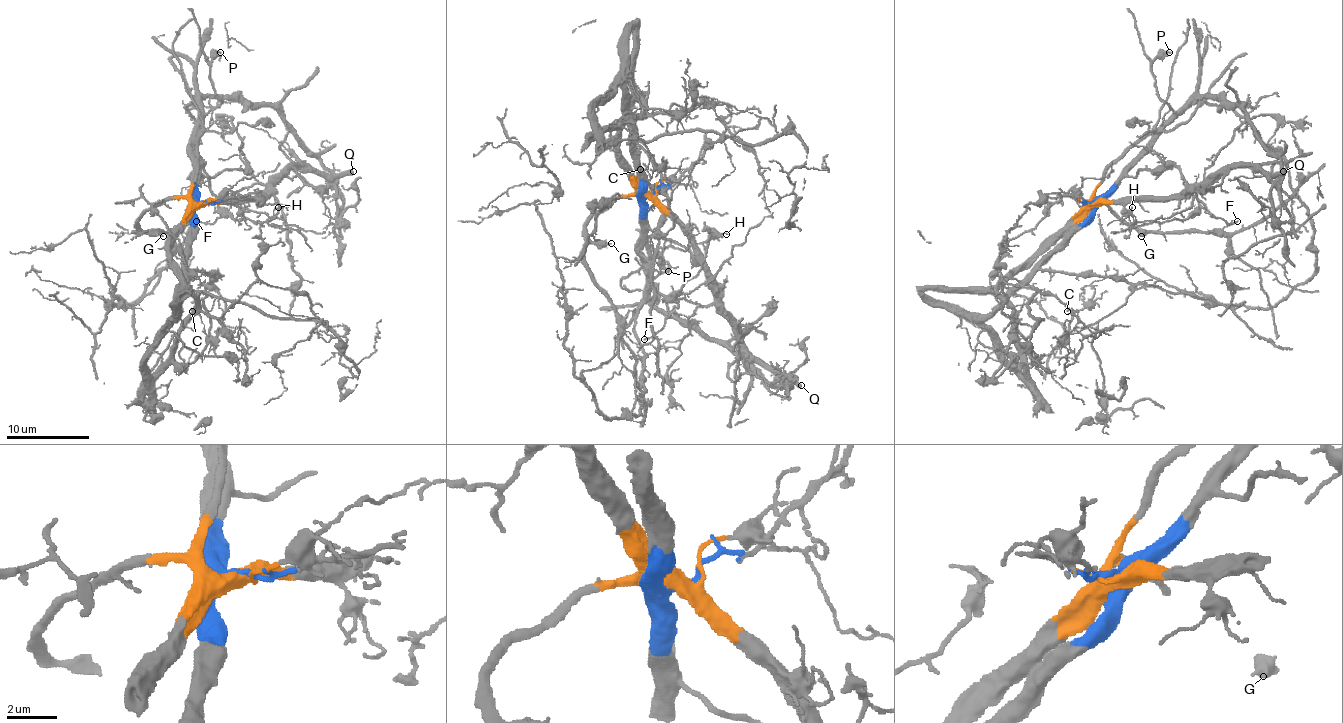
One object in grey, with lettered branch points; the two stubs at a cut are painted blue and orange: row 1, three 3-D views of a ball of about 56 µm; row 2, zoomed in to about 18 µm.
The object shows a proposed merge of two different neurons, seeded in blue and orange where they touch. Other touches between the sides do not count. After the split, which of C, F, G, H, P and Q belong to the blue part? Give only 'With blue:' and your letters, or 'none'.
With blue: F, H, P

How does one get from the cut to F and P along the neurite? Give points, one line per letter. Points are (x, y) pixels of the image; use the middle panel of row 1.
F: (646, 197), (644, 245), (640, 251), (648, 263), (650, 280), (665, 299), (669, 313), (661, 327), (644, 340)
P: (646, 197), (644, 245), (640, 261), (652, 276), (669, 268), (659, 253), (661, 263), (669, 272)

